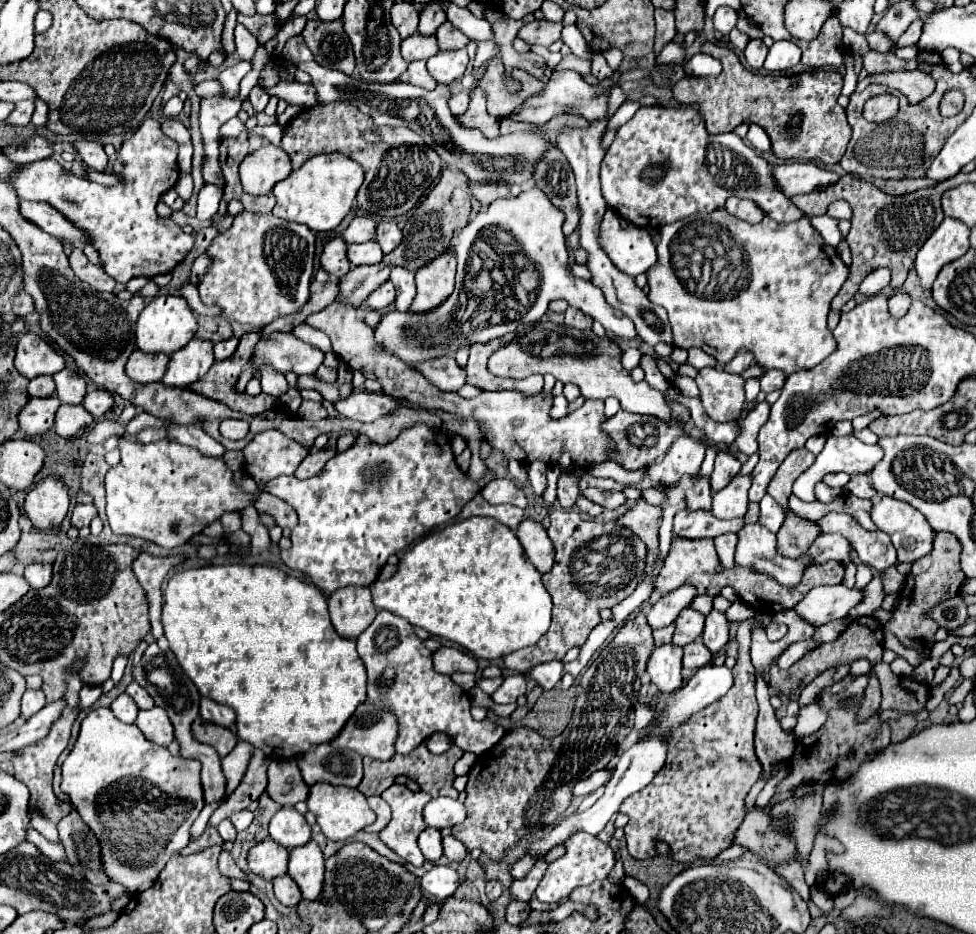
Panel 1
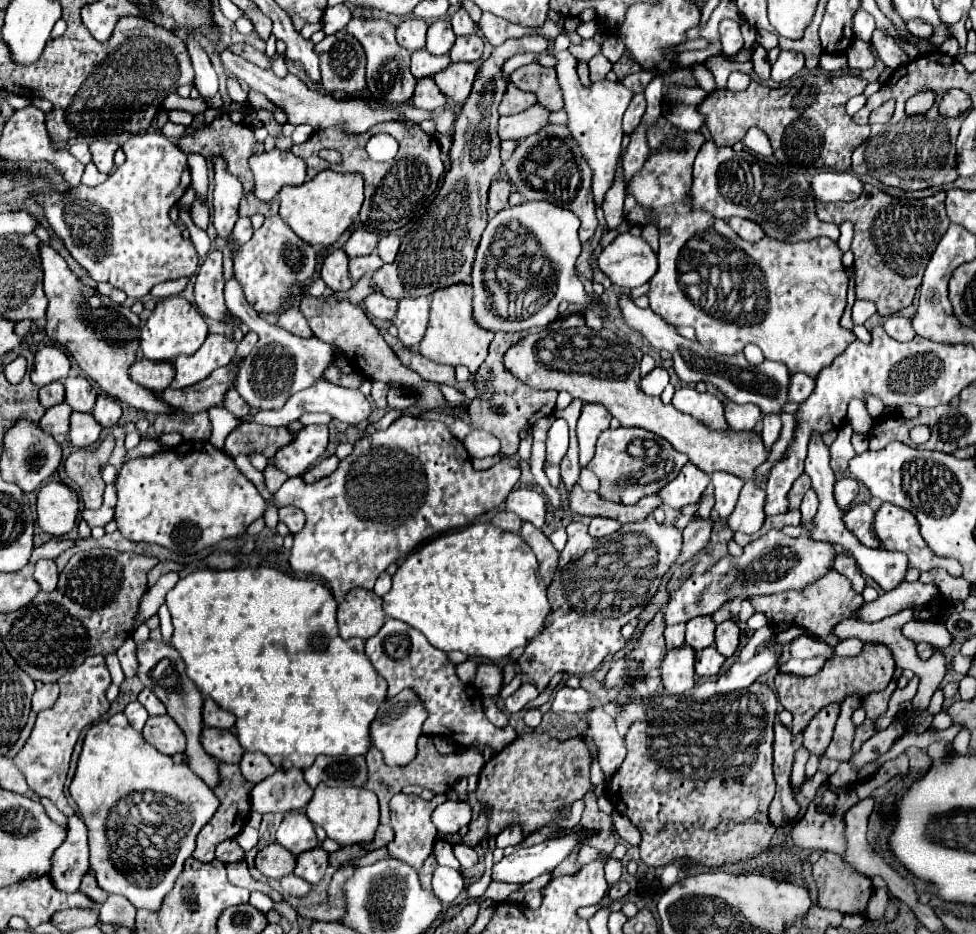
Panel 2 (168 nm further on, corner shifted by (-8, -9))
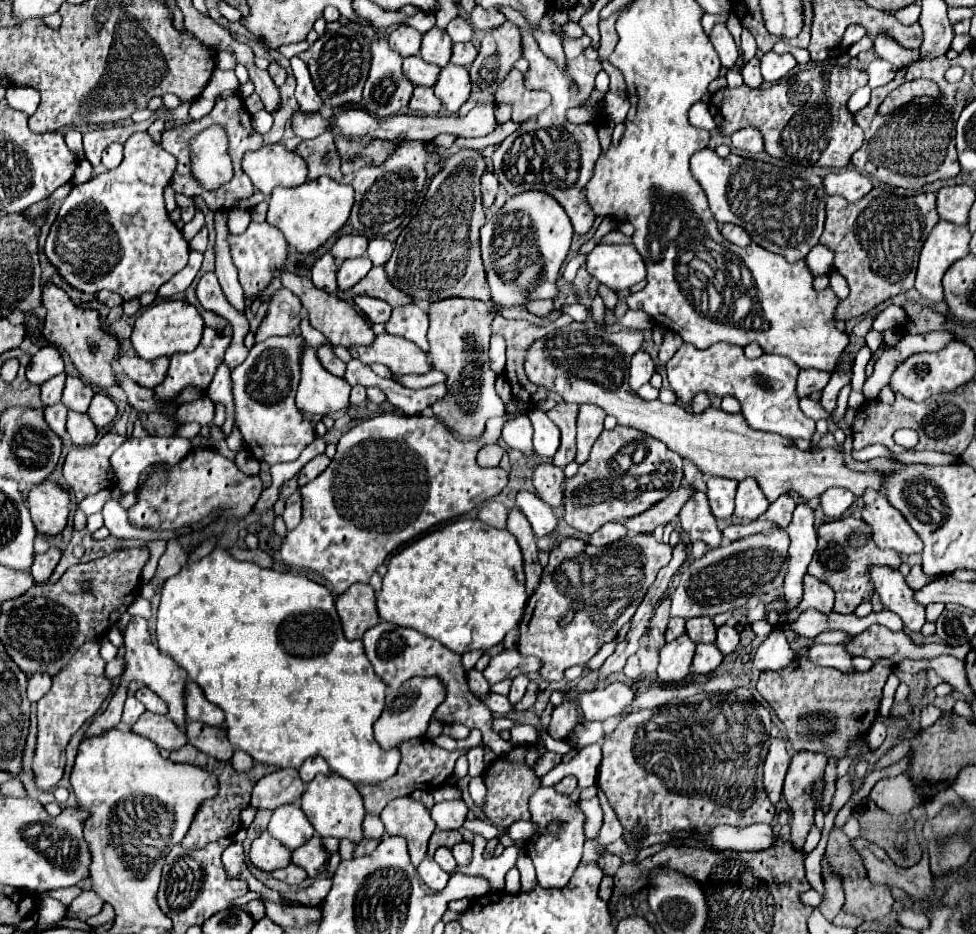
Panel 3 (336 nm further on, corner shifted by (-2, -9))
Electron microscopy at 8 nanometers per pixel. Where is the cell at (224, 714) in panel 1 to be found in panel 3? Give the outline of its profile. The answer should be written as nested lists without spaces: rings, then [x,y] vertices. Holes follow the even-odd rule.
[[[193,681],[185,683],[185,715],[191,721],[201,721],[207,725],[221,725],[225,721],[223,711],[209,703],[201,691],[201,687]]]

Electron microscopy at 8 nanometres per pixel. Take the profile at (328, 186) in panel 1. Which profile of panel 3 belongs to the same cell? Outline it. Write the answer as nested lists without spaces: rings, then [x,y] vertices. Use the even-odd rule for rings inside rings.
[[[329,177],[307,181],[299,187],[275,187],[269,199],[267,223],[275,225],[297,253],[311,253],[321,247],[349,219],[353,207],[353,187],[341,185]]]

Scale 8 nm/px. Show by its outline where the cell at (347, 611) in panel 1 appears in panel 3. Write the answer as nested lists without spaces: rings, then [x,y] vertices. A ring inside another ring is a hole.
[[[355,583],[335,601],[347,639],[361,639],[363,633],[379,623],[375,609],[375,591],[371,585]]]

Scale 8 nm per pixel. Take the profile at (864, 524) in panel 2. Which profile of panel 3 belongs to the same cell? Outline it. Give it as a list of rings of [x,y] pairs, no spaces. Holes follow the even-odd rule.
[[[841,517],[829,523],[823,523],[819,527],[819,549],[817,555],[813,555],[813,561],[809,565],[809,575],[821,579],[835,591],[835,613],[853,613],[863,601],[871,601],[875,593],[875,585],[871,581],[869,569],[875,565],[883,565],[889,569],[899,569],[903,563],[901,555],[897,551],[881,551],[871,539],[871,531],[867,523],[863,523],[857,517]]]

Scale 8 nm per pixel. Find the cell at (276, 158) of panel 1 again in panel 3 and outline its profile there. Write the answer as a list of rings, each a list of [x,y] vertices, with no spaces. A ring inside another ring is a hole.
[[[263,145],[243,155],[243,171],[269,197],[275,187],[299,187],[307,181],[307,163],[285,145]]]

